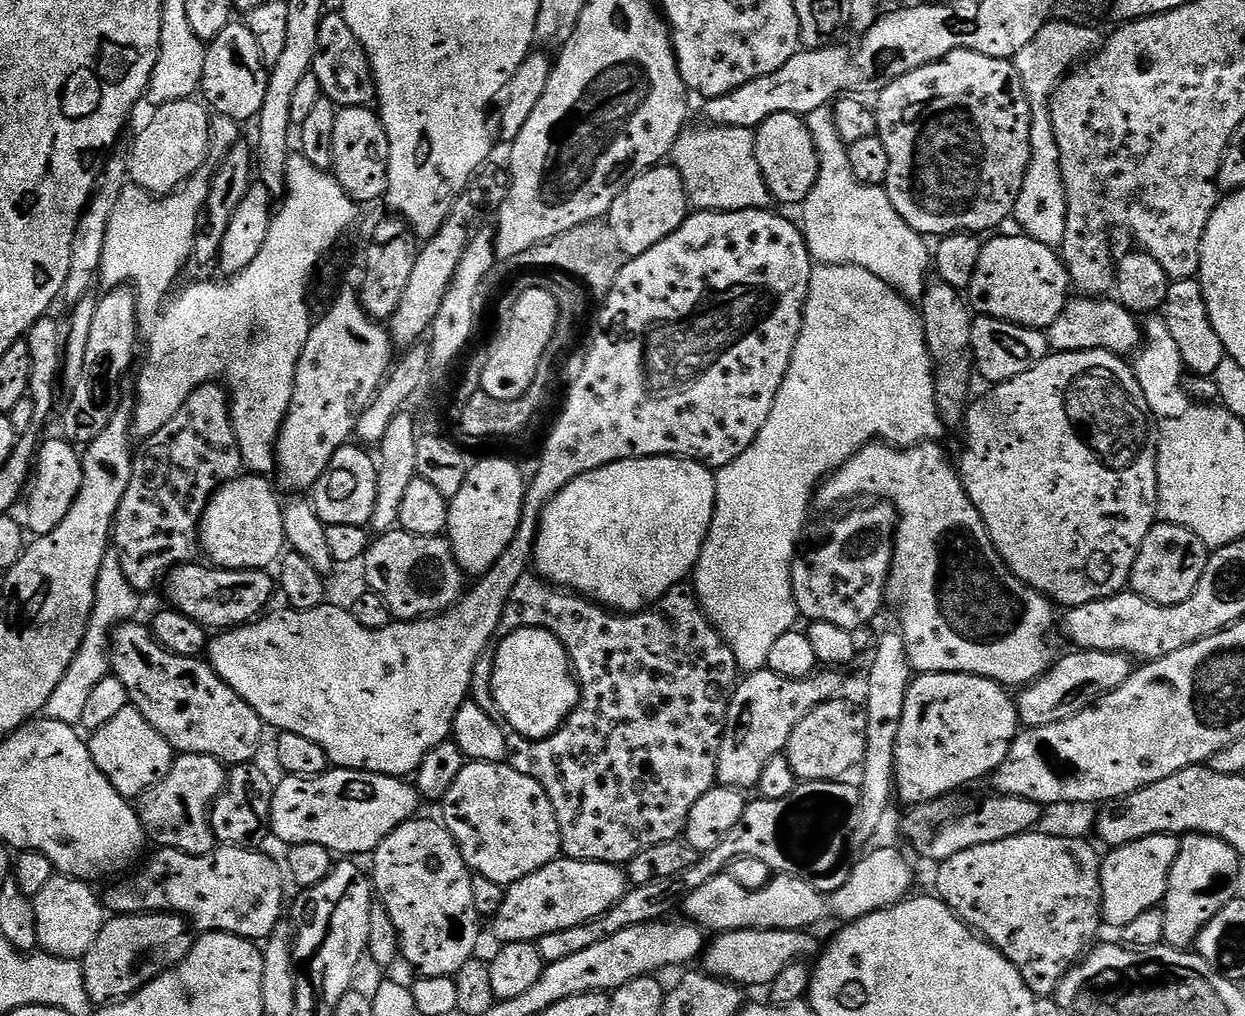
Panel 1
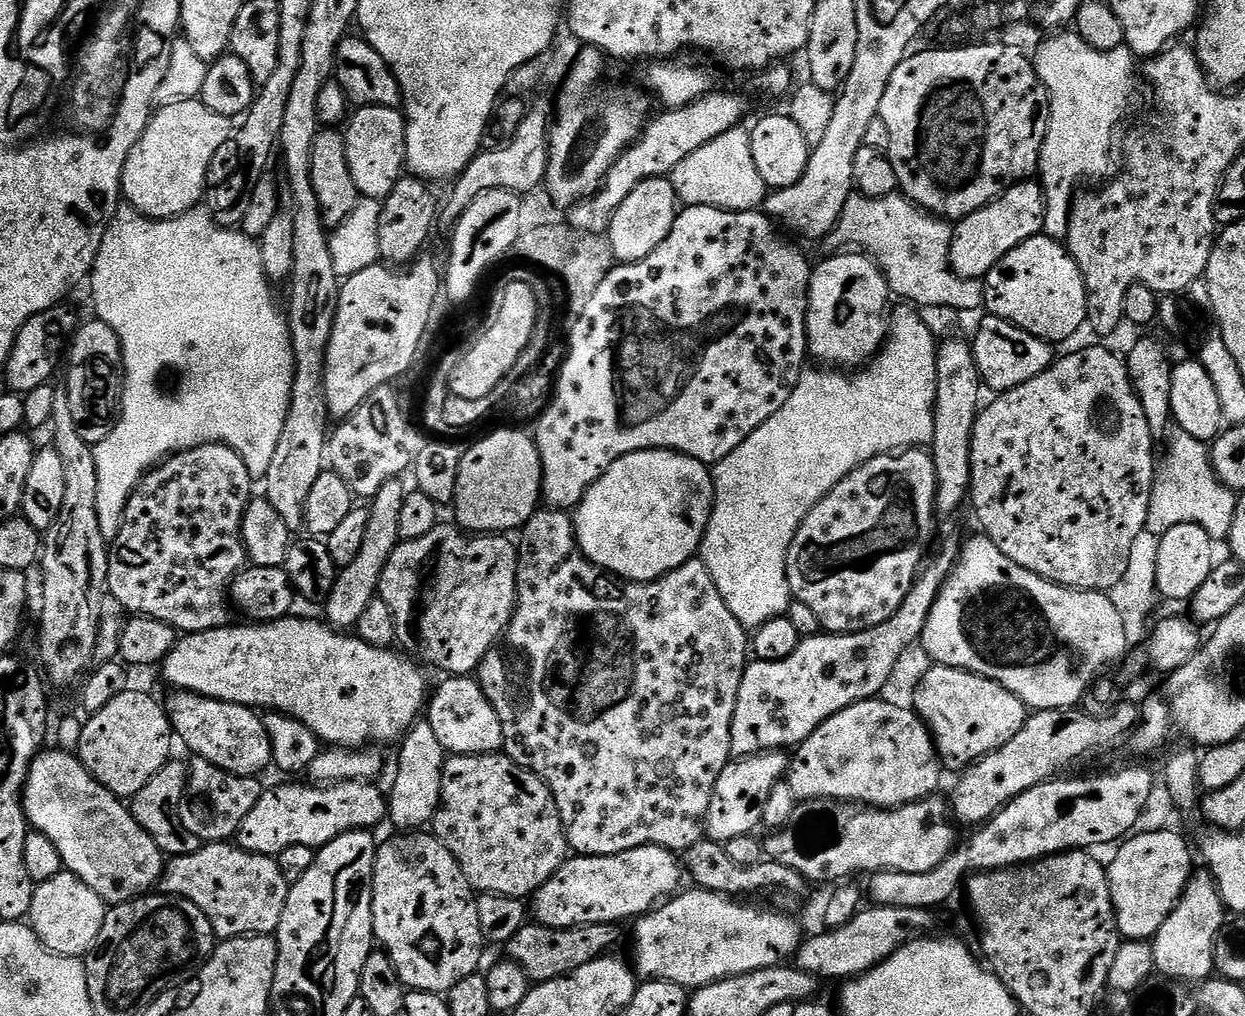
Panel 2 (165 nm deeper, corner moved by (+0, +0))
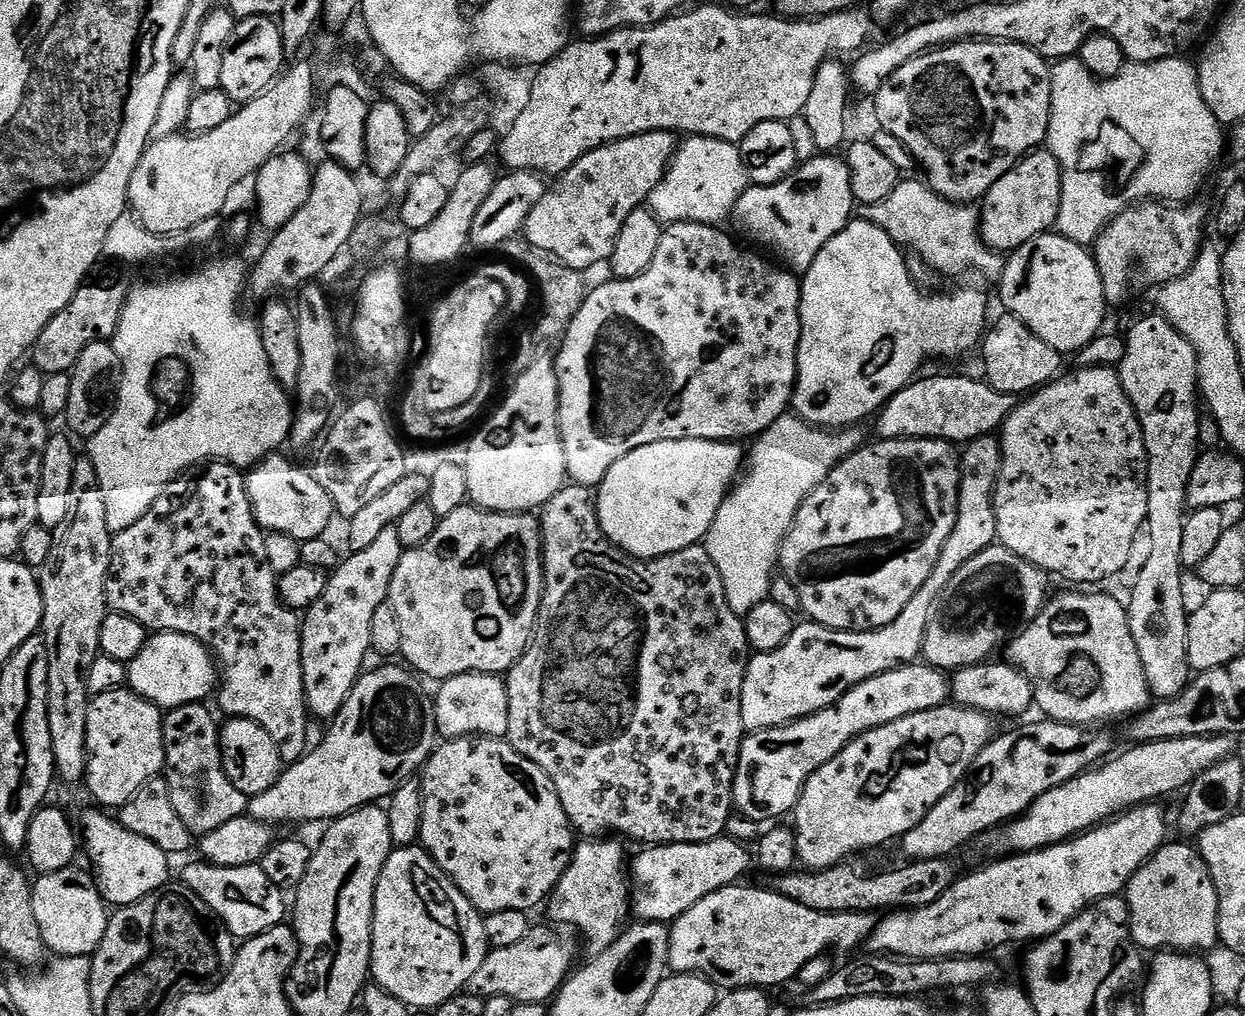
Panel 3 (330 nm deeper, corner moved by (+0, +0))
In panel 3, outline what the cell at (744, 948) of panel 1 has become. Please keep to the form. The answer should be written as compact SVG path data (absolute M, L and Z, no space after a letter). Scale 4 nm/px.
M1149 802L1140 805L1139 808L1130 808L1127 812L1121 812L1119 816L1099 824L1096 828L1091 828L1088 832L1082 832L1078 836L1073 836L1070 840L1063 840L1061 844L1052 844L1048 848L1041 848L1039 852L1021 852L1019 854L1008 854L1003 858L996 858L993 864L988 864L985 868L980 868L977 872L972 872L969 876L961 875L930 906L921 908L910 908L907 910L892 910L887 914L881 915L876 923L876 929L868 936L866 945L867 951L872 954L883 954L885 956L901 956L903 960L941 960L951 956L983 956L991 953L991 948L995 944L1012 944L1015 940L1028 940L1027 942L1039 942L1045 936L1053 936L1066 922L1070 922L1078 914L1082 914L1092 904L1097 904L1100 900L1105 900L1108 896L1120 896L1128 887L1128 882L1132 880L1134 874L1140 867L1148 861L1151 856L1166 843L1164 836L1164 812L1160 809L1161 805L1156 802Z

